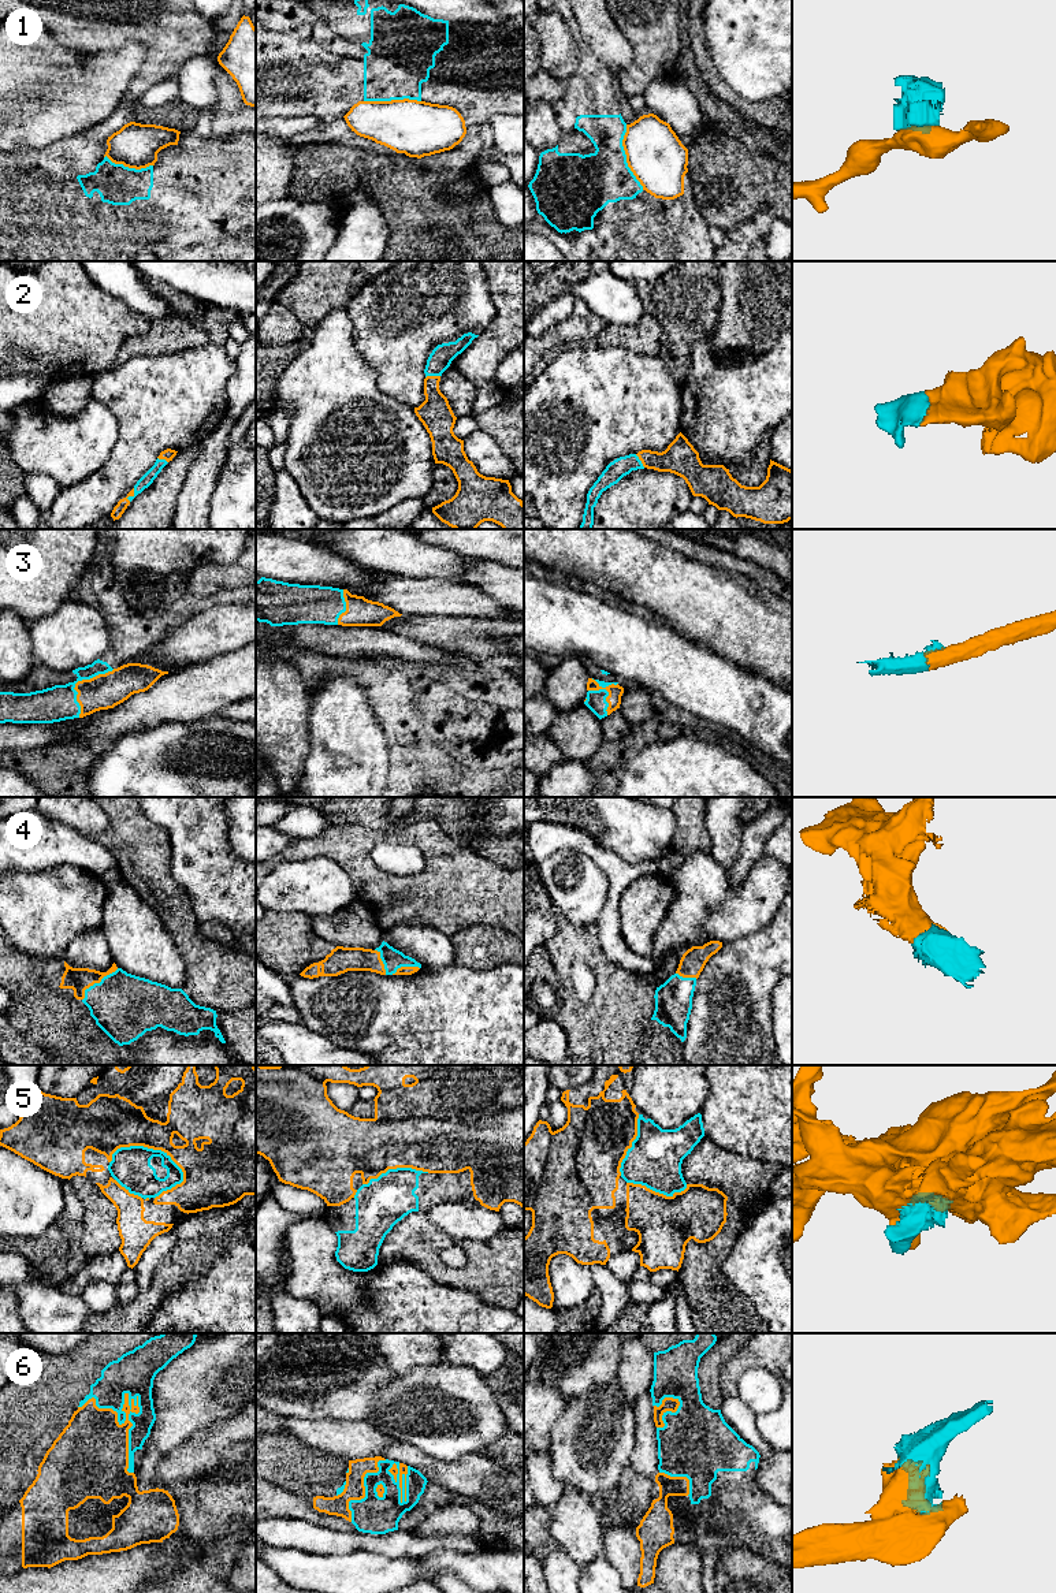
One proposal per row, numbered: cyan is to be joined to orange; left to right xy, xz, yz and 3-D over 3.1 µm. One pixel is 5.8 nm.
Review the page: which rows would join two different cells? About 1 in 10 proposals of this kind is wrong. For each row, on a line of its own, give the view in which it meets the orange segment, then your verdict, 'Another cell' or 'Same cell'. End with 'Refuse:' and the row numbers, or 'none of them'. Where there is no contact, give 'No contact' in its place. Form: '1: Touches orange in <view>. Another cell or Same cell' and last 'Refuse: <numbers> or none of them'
1: Touches orange in yz. Another cell
2: Touches orange in xy. Same cell
3: Touches orange in xy. Same cell
4: Touches orange in xy. Same cell
5: Touches orange in xy. Same cell
6: Touches orange in xy. Same cell
Refuse: 1

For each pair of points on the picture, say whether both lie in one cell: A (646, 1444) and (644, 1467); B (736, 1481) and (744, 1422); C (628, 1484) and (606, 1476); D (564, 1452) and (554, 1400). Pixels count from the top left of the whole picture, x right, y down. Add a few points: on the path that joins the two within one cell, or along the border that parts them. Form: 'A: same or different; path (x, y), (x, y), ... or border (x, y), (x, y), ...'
A: same; path (646, 1450), (644, 1462)
B: different; border (721, 1413), (722, 1418), (761, 1455)
C: different; border (629, 1463), (610, 1489), (598, 1492), (592, 1497)
D: different; border (565, 1403), (550, 1433), (549, 1450)

